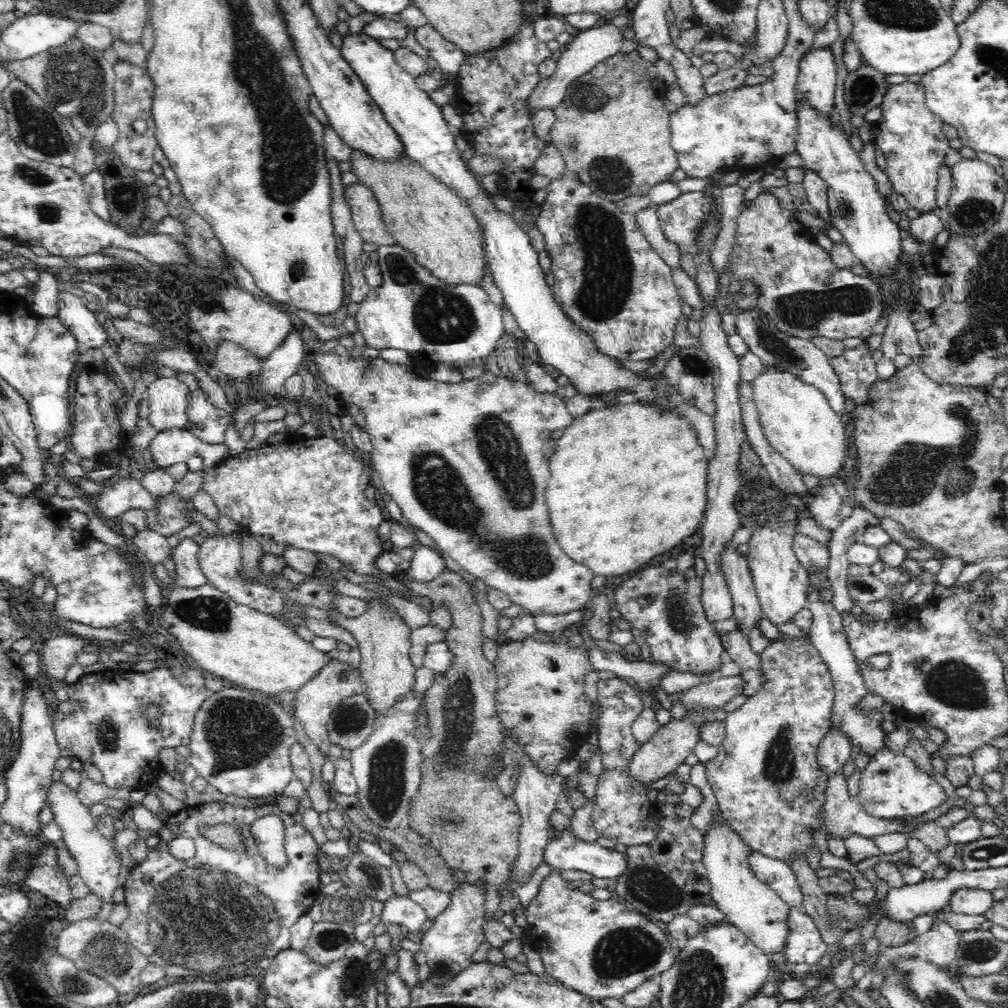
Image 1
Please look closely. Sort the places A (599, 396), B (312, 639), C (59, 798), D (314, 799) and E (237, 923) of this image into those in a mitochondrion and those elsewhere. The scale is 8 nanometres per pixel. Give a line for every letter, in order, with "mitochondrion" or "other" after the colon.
A: other
B: other
C: other
D: other
E: mitochondrion

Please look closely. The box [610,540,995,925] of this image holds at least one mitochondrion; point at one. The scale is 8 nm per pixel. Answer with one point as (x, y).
(953, 683)

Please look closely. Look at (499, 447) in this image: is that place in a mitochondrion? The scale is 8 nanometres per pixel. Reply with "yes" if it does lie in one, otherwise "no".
yes

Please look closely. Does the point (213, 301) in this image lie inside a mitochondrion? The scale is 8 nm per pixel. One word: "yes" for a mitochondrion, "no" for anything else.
yes

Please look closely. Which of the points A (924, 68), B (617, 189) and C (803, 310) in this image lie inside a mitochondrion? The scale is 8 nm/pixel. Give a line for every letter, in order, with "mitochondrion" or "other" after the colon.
A: other
B: mitochondrion
C: mitochondrion

